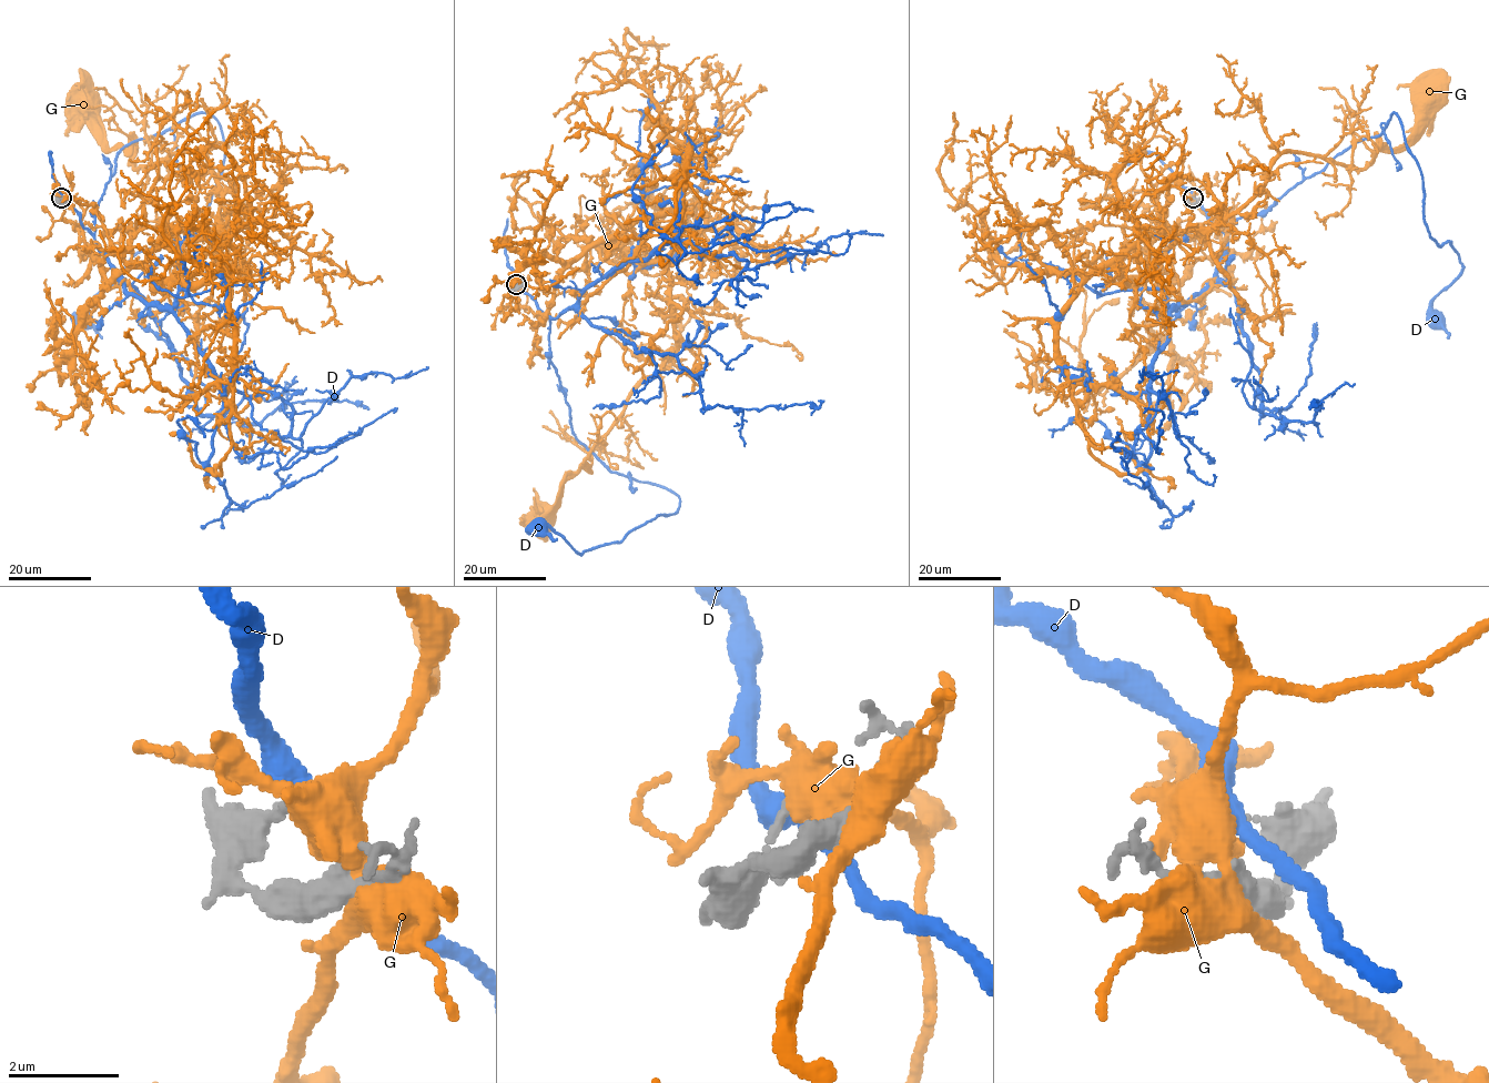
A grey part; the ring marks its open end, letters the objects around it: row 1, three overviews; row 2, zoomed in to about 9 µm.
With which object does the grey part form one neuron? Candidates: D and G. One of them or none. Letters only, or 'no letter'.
no letter

